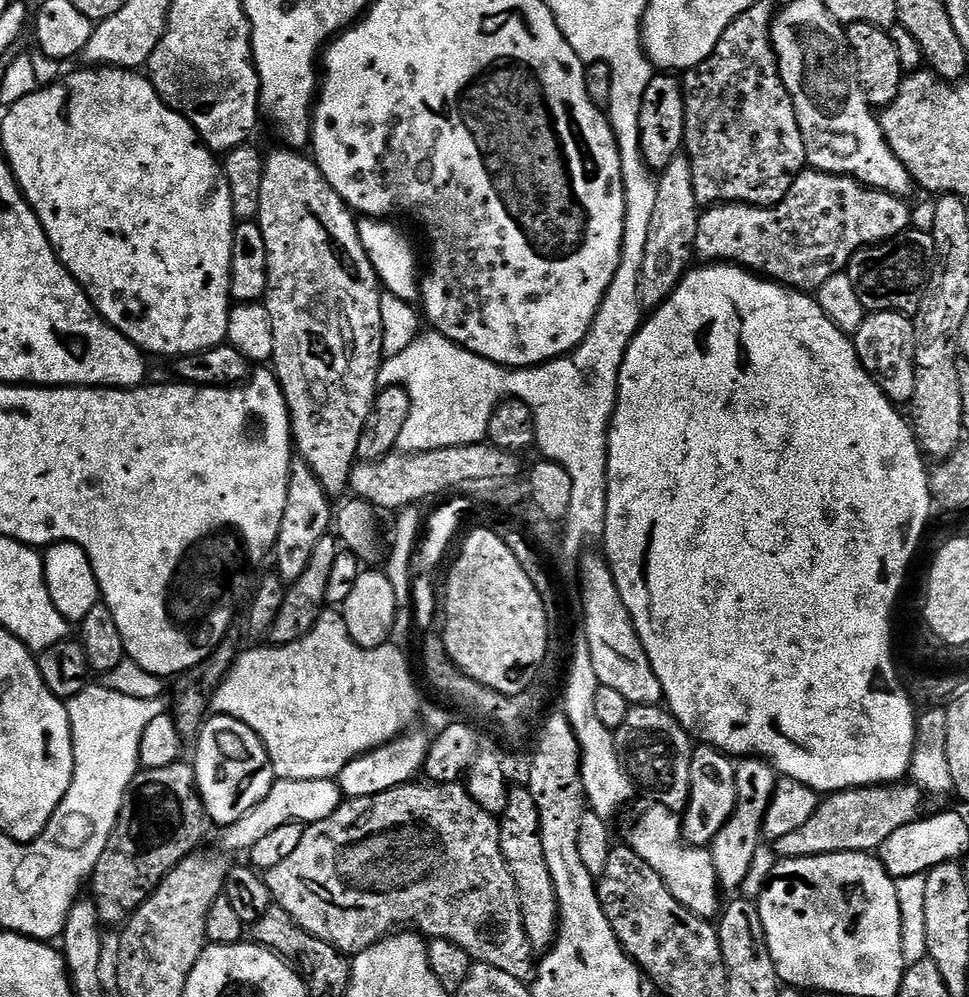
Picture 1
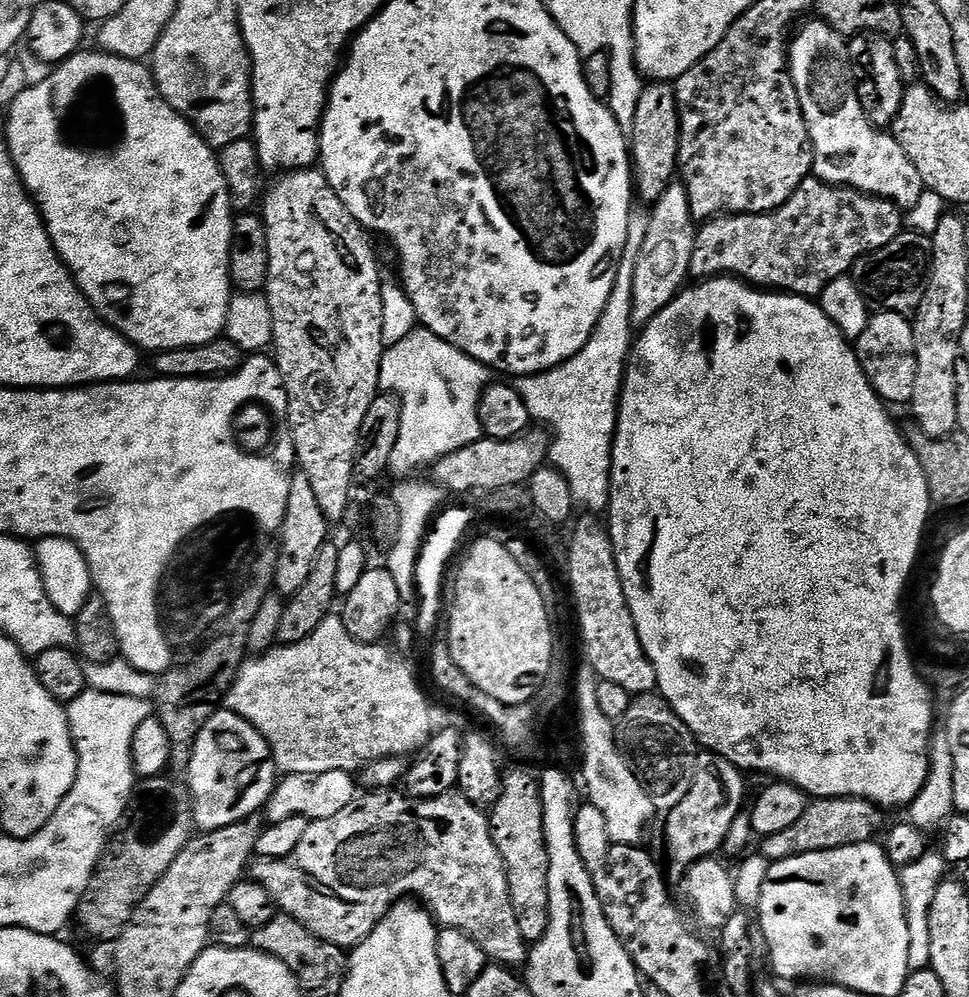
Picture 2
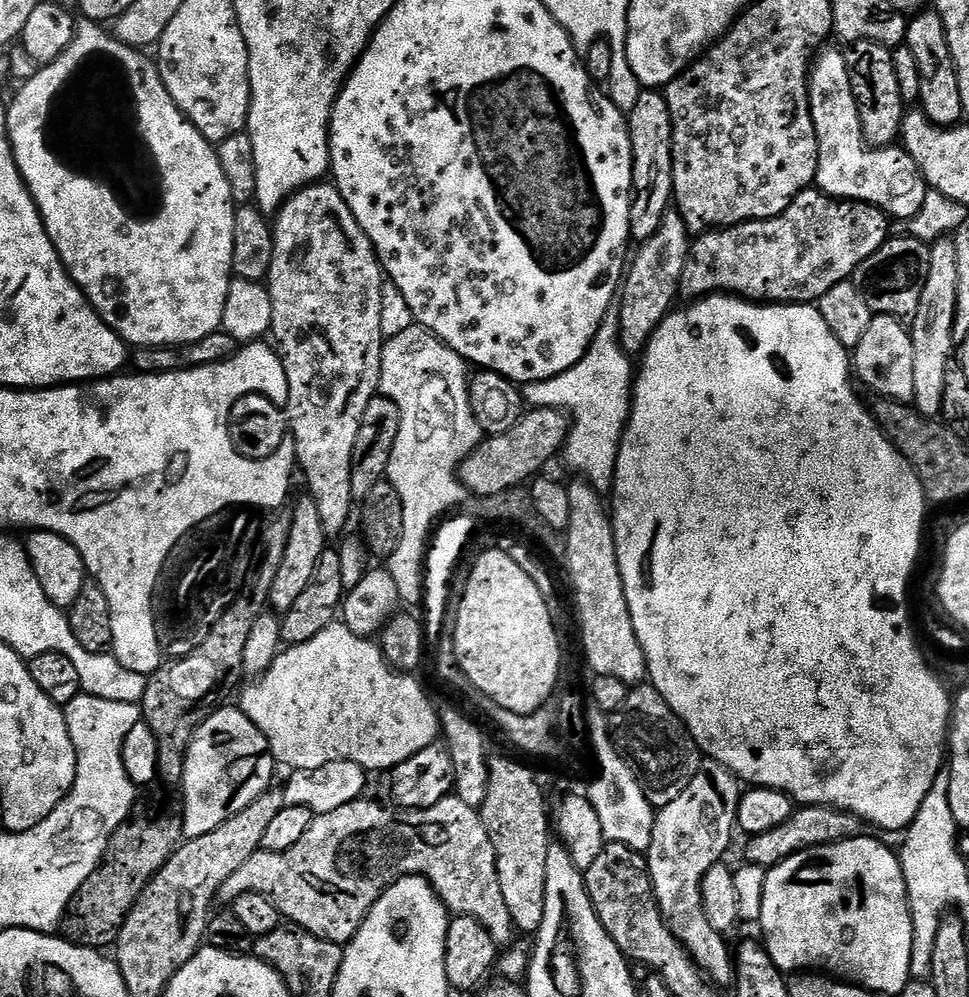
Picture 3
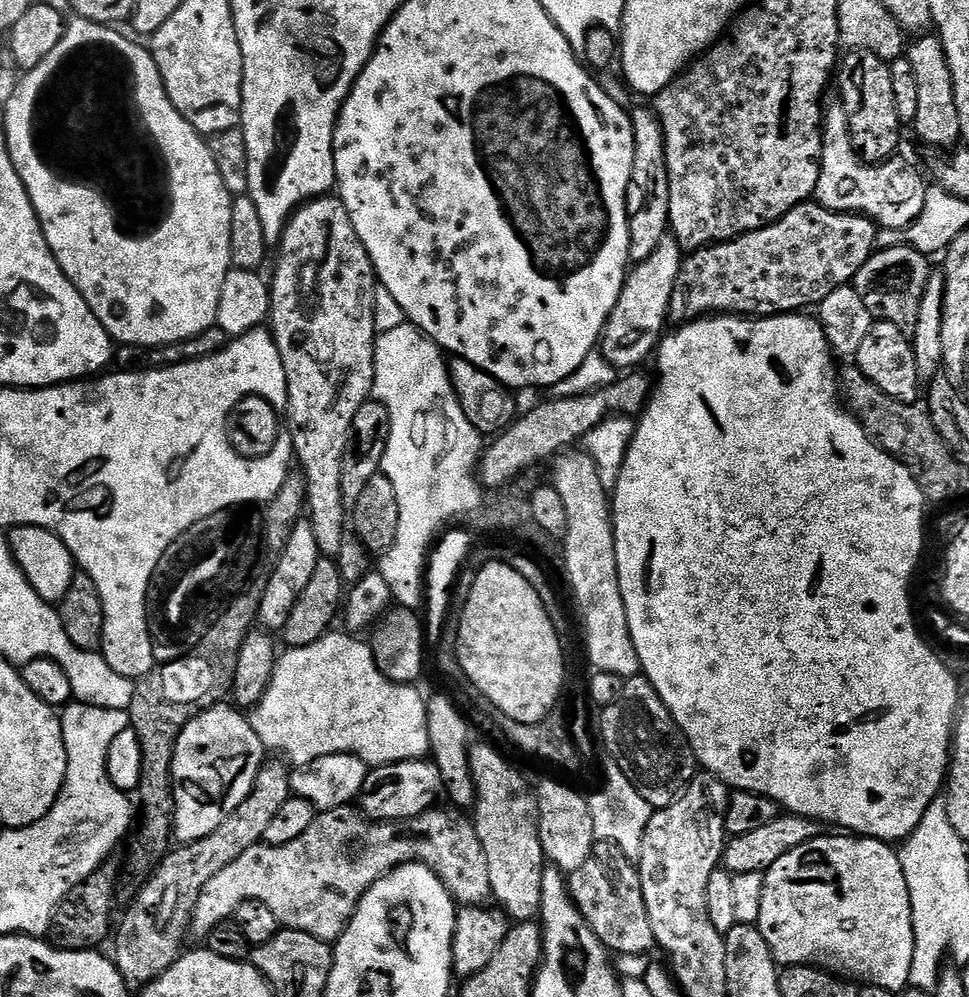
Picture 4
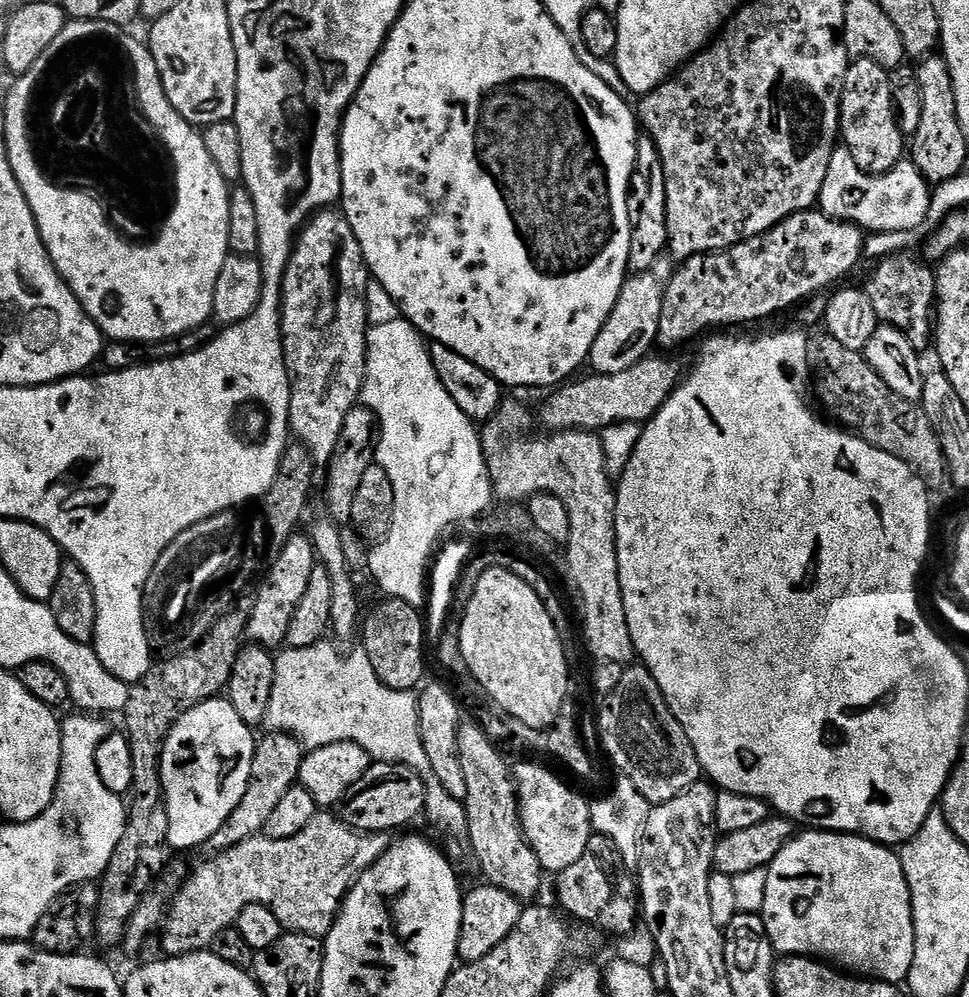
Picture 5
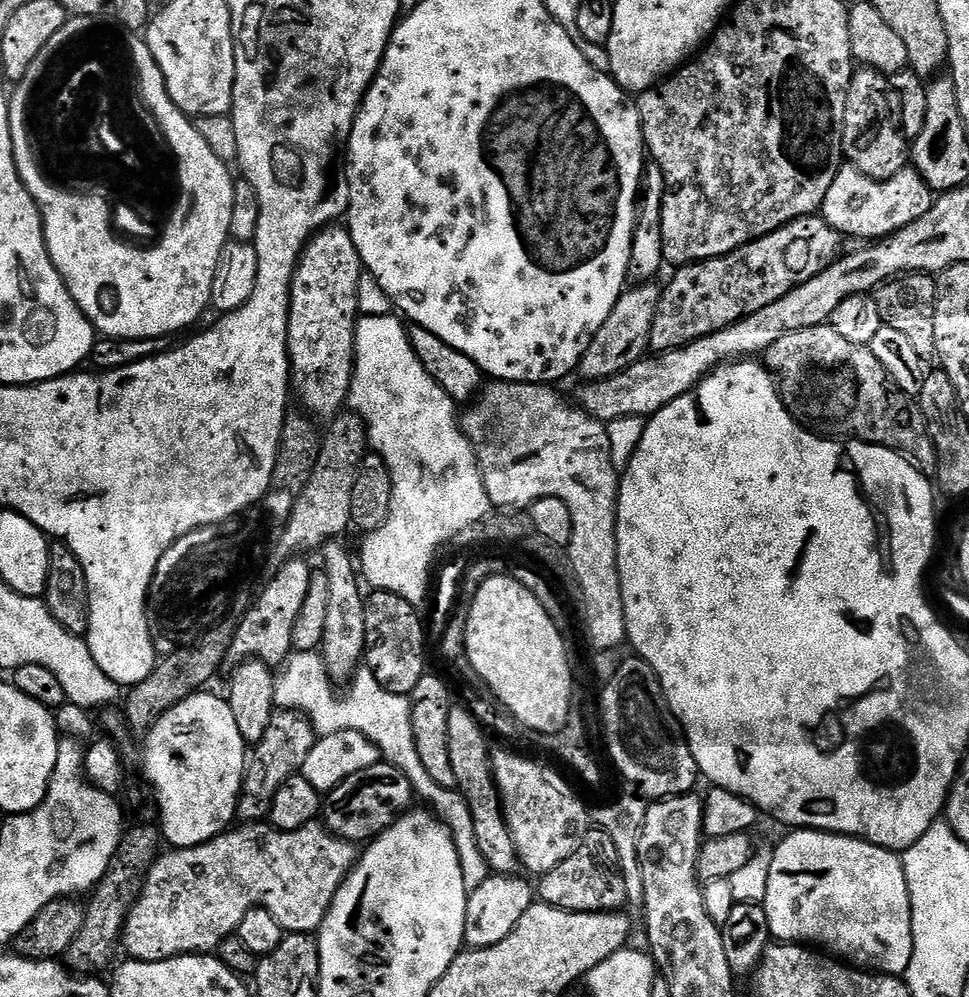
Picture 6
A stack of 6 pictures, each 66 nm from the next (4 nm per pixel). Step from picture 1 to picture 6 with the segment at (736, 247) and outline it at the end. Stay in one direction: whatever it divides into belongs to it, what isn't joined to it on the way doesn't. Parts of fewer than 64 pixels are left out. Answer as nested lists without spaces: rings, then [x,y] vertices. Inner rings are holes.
[[[823,215],[803,216],[762,238],[744,244],[730,254],[677,267],[673,271],[676,273],[673,274],[672,281],[668,285],[665,283],[660,293],[658,310],[650,326],[649,349],[659,354],[681,348],[698,338],[709,336],[738,322],[744,316],[762,310],[762,306],[770,306],[770,302],[778,302],[782,294],[790,294],[790,290],[802,286],[802,282],[810,282],[810,278],[822,274],[822,270],[830,267],[835,260],[839,260],[842,255],[840,243],[840,232],[834,230],[834,226],[830,226]]]

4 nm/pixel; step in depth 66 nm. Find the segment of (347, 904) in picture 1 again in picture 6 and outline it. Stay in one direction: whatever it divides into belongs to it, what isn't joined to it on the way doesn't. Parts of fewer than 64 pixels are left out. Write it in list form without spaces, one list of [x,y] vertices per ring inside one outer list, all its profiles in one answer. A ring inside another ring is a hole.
[[[248,822],[237,832],[225,830],[213,840],[207,840],[204,844],[199,844],[193,848],[178,848],[175,850],[161,851],[152,867],[148,869],[148,878],[144,889],[140,892],[140,897],[132,908],[128,911],[128,921],[124,923],[124,935],[122,937],[122,948],[128,951],[127,955],[133,960],[145,960],[146,962],[158,962],[159,960],[169,960],[175,956],[190,956],[193,954],[212,954],[219,949],[220,944],[227,936],[233,935],[237,926],[246,918],[246,914],[251,908],[261,908],[270,914],[274,914],[274,922],[284,928],[285,933],[306,932],[315,933],[319,929],[320,923],[326,918],[326,914],[334,900],[334,894],[340,889],[340,884],[348,877],[357,859],[358,848],[351,840],[344,840],[340,836],[334,835],[324,827],[323,823],[313,822],[302,826],[293,832],[283,832],[273,828],[268,822]]]

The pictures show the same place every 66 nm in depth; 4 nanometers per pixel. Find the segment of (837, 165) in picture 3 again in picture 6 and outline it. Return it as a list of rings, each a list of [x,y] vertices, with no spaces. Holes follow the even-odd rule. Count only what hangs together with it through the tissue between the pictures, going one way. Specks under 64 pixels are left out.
[[[844,166],[837,172],[834,182],[830,182],[830,190],[826,190],[822,215],[830,226],[834,226],[834,230],[840,232],[841,237],[853,236],[860,240],[856,242],[879,242],[910,226],[910,222],[918,222],[918,218],[922,218],[922,214],[932,208],[933,199],[932,189],[926,186],[924,179],[911,166],[889,180],[872,180],[869,176],[863,176],[857,168]]]

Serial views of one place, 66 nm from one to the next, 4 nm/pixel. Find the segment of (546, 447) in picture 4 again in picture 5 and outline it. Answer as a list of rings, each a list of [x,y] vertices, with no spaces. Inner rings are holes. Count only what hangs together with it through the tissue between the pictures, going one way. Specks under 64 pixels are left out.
[[[656,355],[645,356],[637,364],[630,366],[630,370],[622,370],[622,374],[581,375],[571,382],[559,385],[545,395],[549,396],[540,408],[540,416],[538,412],[539,423],[541,420],[548,432],[579,430],[595,433],[612,424],[643,425],[671,398],[682,379],[682,372],[670,361]]]

